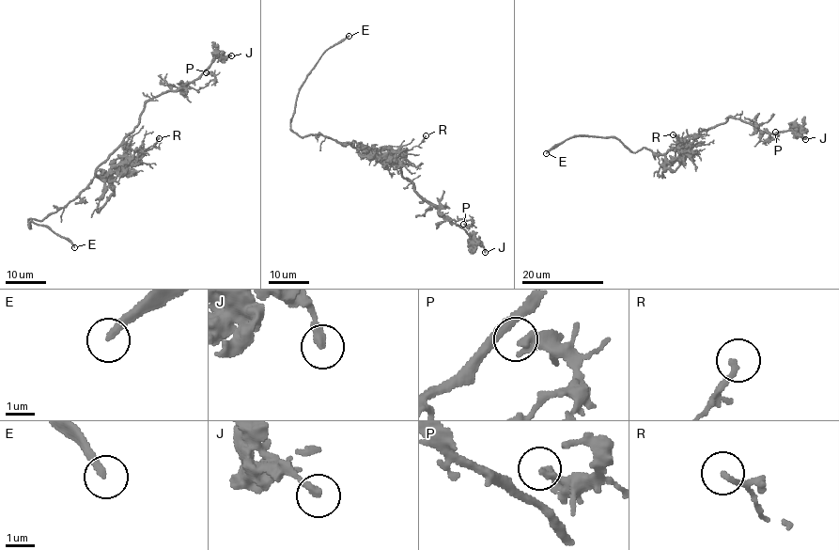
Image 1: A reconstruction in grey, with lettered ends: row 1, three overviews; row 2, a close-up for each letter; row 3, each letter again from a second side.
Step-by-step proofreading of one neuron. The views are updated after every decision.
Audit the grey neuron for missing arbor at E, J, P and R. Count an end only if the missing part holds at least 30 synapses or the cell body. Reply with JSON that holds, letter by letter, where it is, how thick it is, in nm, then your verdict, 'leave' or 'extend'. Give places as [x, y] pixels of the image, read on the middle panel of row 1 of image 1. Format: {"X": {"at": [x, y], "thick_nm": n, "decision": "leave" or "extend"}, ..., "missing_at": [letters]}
{"E": {"at": [349, 36], "thick_nm": 280, "decision": "extend"}, "J": {"at": [485, 252], "thick_nm": 240, "decision": "leave"}, "P": {"at": [463, 224], "thick_nm": 280, "decision": "leave"}, "R": {"at": [426, 135], "thick_nm": 190, "decision": "leave"}, "missing_at": ["E"]}

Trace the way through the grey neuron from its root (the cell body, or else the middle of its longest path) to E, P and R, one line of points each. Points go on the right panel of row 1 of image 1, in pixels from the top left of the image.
E: (675, 147), (654, 154), (654, 158), (648, 149), (633, 152), (614, 138), (580, 135), (551, 147), (546, 153)
P: (675, 147), (675, 141), (722, 124), (731, 117), (768, 133), (765, 142), (772, 139), (775, 132)
R: (675, 147), (680, 149), (678, 148), (684, 143), (673, 134)

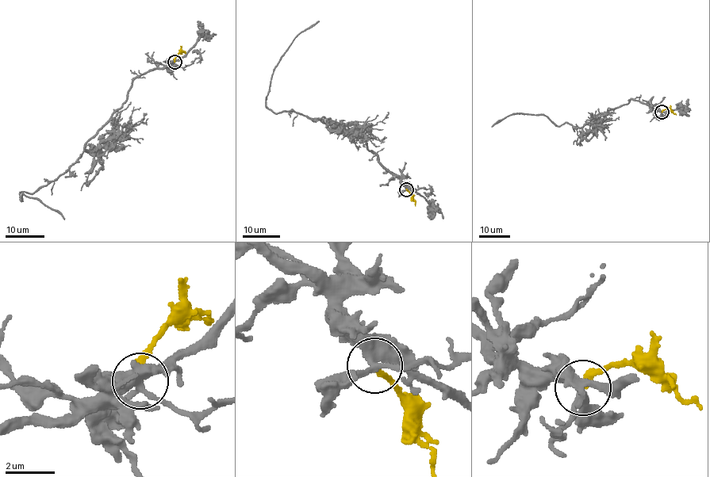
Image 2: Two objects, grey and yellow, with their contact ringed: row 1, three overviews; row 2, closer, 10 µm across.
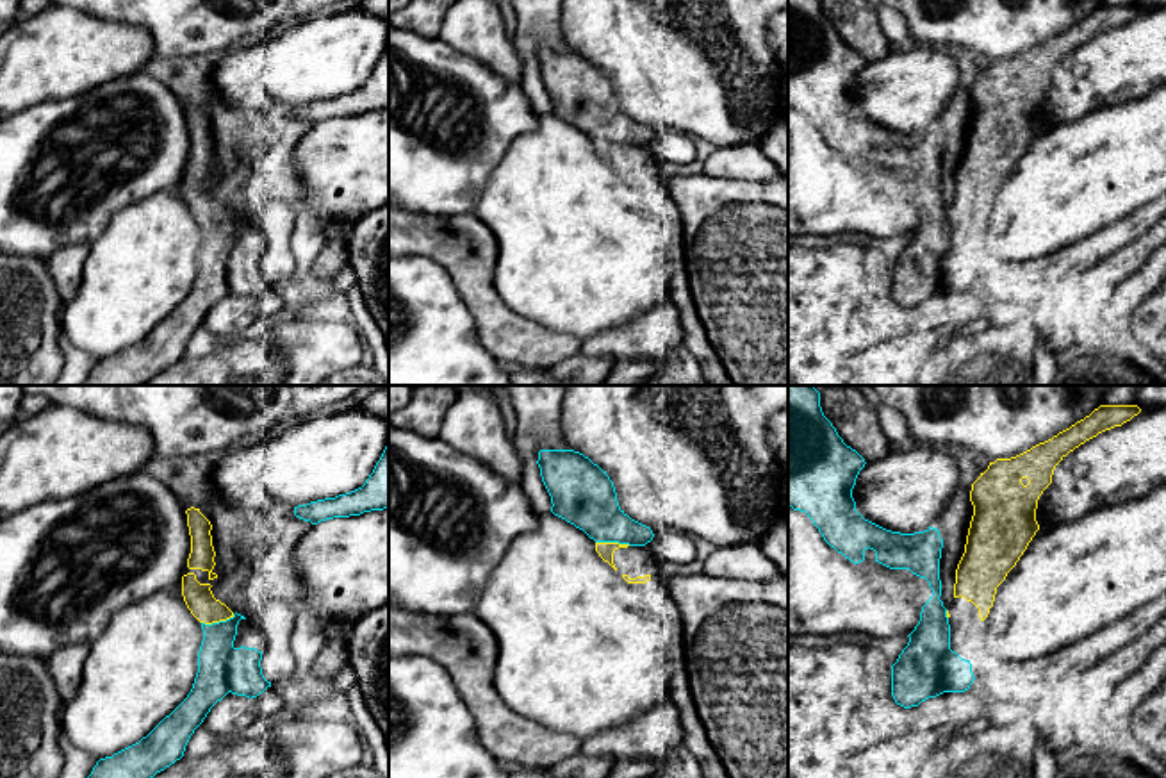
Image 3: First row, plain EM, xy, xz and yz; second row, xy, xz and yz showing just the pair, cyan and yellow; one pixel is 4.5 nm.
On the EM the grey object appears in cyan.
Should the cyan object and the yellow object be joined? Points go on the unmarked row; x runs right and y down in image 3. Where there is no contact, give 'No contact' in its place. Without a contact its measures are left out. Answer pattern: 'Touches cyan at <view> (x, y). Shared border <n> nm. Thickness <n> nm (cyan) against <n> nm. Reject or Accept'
Touches cyan at xy (220, 222). Shared border 160 nm. Thickness 220 nm (cyan) against 130 nm. Accept

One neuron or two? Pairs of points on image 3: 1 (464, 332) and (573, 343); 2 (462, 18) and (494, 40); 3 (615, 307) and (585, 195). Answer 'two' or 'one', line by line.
1: two
2: one
3: one

